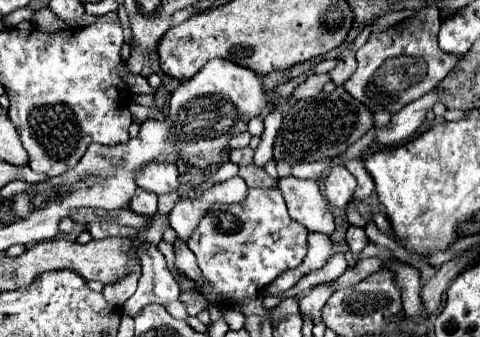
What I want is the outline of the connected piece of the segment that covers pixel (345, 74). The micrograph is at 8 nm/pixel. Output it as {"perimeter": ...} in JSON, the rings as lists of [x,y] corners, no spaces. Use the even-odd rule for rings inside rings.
{"perimeter":[[[351,47],[343,49],[343,53],[341,53],[337,59],[339,59],[339,61],[337,61],[335,69],[333,69],[329,75],[331,75],[331,81],[333,81],[335,85],[343,85],[343,83],[353,75],[353,71],[357,69],[357,61],[355,61],[355,53],[353,53]]]}

